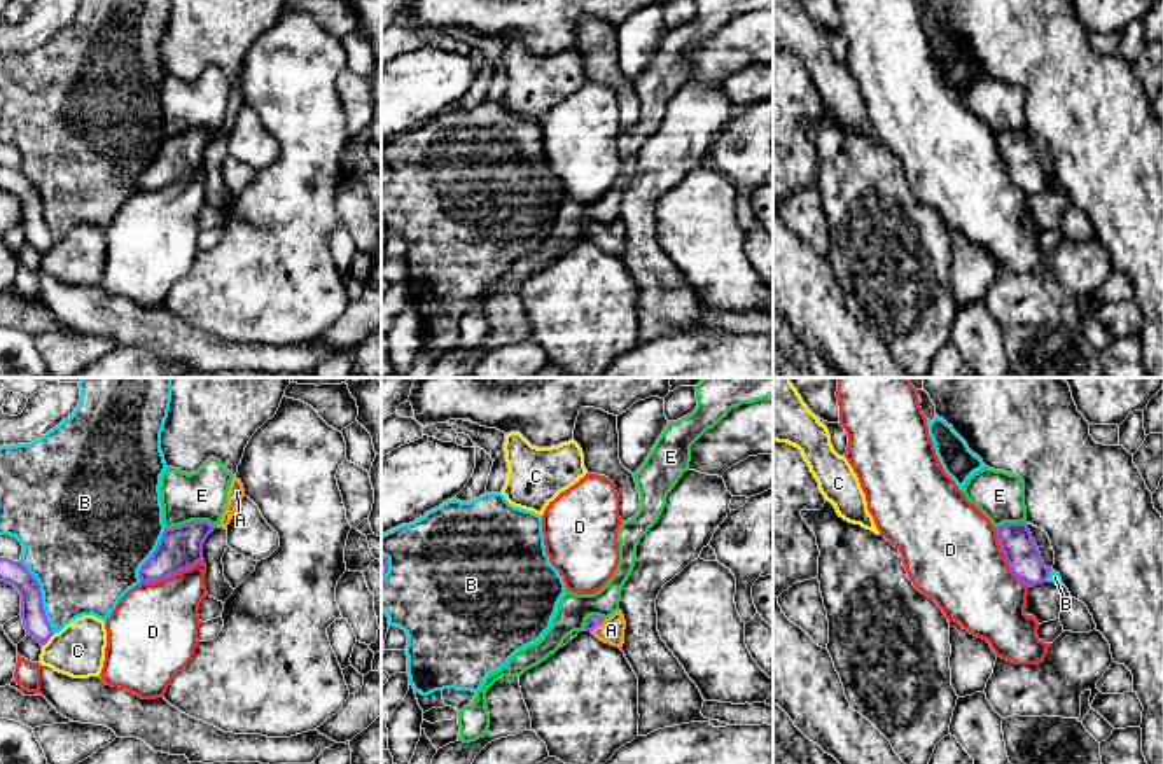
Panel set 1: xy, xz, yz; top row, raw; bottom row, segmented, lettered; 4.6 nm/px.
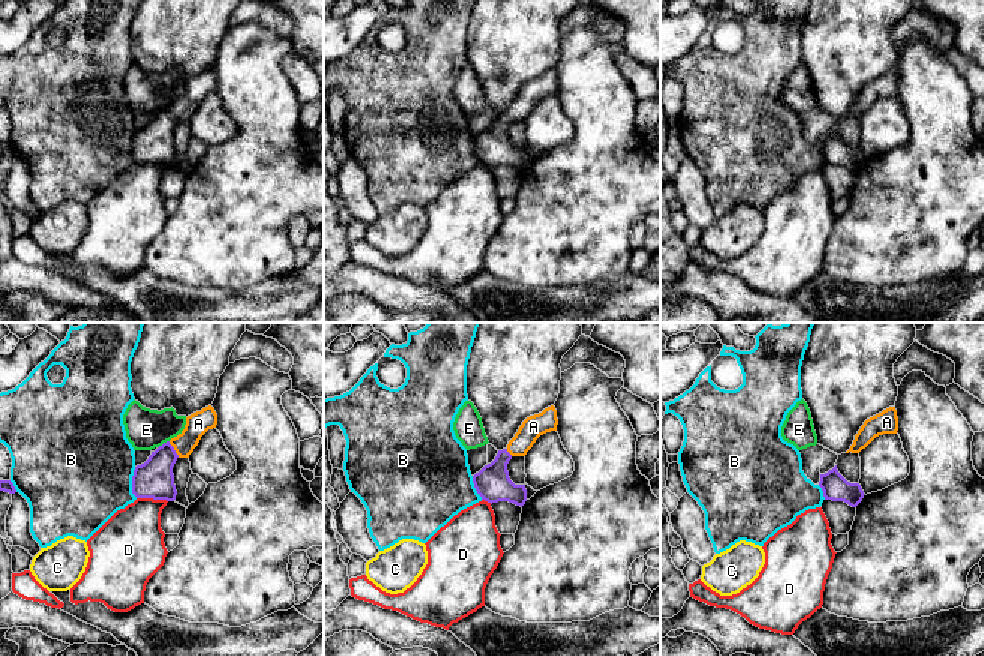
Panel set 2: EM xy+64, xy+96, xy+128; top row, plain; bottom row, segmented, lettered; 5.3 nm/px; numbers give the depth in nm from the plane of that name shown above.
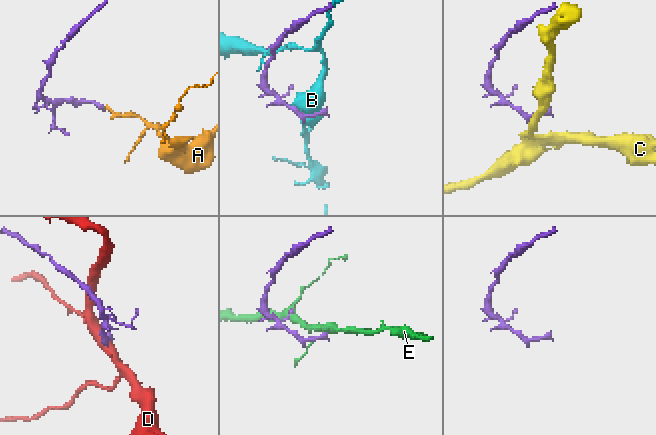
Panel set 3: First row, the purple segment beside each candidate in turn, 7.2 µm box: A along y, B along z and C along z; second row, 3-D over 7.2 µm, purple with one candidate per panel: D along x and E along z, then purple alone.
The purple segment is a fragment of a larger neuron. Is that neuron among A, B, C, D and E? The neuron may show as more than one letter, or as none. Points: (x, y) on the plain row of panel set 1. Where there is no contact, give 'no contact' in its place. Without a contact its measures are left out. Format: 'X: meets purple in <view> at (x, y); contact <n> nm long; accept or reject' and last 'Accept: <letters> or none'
A: meets purple in xz at (598, 233); contact 90 nm long; accept
B: meets purple in xy at (41, 205); contact 380 nm long; reject
C: meets purple in xy at (48, 249); contact 90 nm long; reject
D: meets purple in xy at (170, 184); contact 300 nm long; reject
E: meets purple in xy at (191, 130); contact 240 nm long; reject
Accept: A

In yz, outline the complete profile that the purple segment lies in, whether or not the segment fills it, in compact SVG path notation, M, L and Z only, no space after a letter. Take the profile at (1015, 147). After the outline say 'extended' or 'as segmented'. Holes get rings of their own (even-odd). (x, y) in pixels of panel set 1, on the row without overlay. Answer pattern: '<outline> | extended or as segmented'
M1027 129L1004 131L995 136L1000 159L1011 180L1027 194L1034 196L1048 189L1051 177L1044 173Z | as segmented

